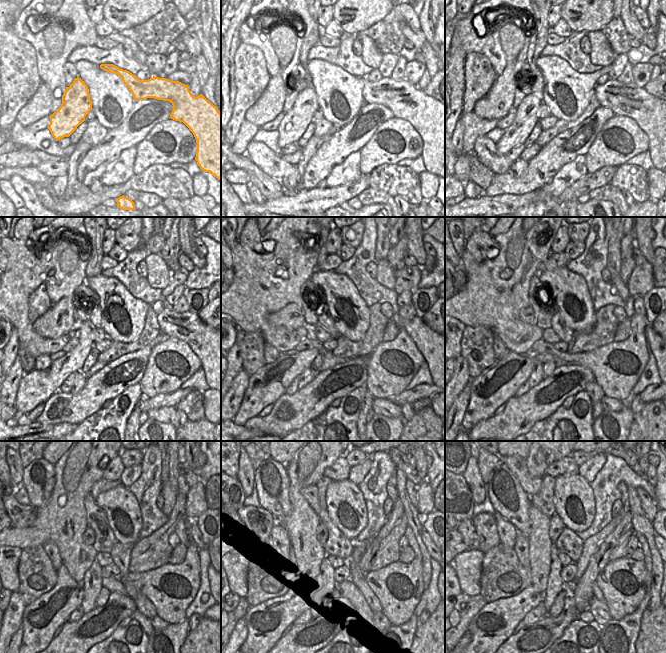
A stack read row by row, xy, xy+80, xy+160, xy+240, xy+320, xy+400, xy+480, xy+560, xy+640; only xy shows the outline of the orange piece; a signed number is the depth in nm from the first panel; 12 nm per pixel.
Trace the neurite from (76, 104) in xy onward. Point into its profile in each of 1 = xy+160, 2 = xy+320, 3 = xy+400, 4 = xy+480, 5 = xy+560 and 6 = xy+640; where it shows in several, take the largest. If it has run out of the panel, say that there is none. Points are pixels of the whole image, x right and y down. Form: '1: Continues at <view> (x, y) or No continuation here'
1: Continues at xy+160 (526, 117)
2: Continues at xy+320 (268, 384)
3: Continues at xy+400 (497, 384)
4: Continues at xy+480 (40, 619)
5: Continues at xy+560 (266, 622)
6: Continues at xy+640 (496, 621)

